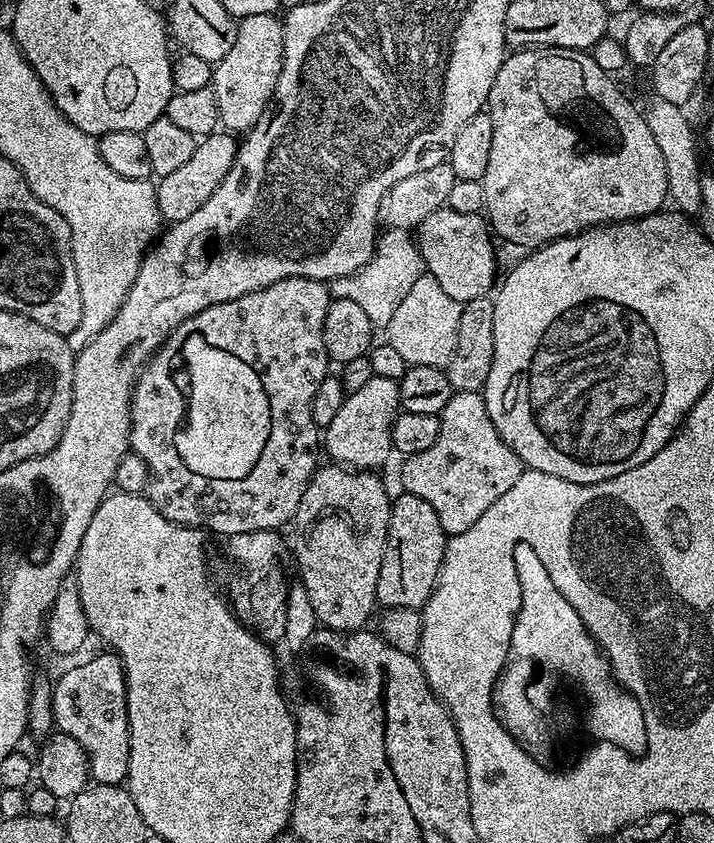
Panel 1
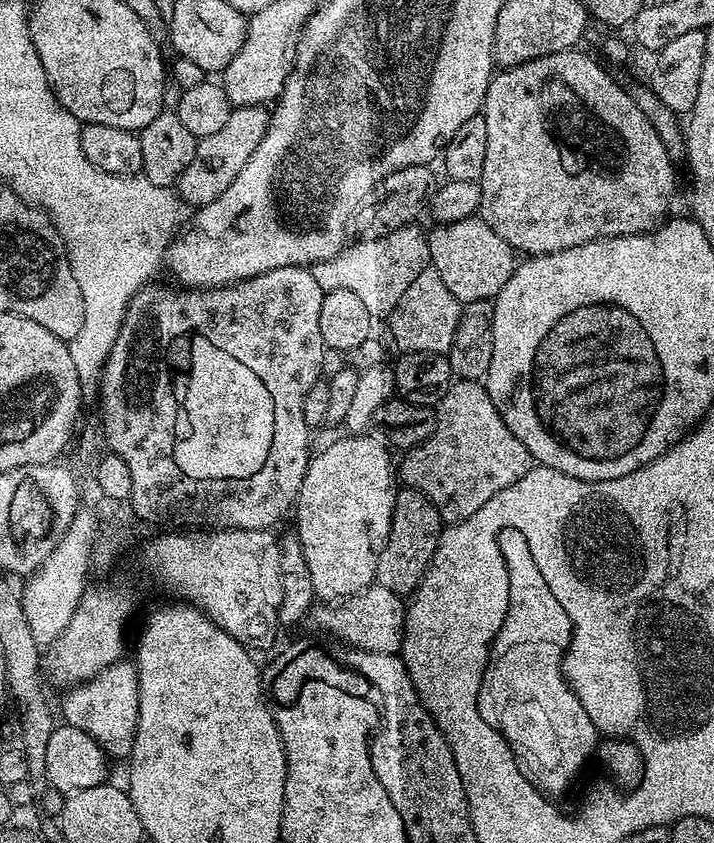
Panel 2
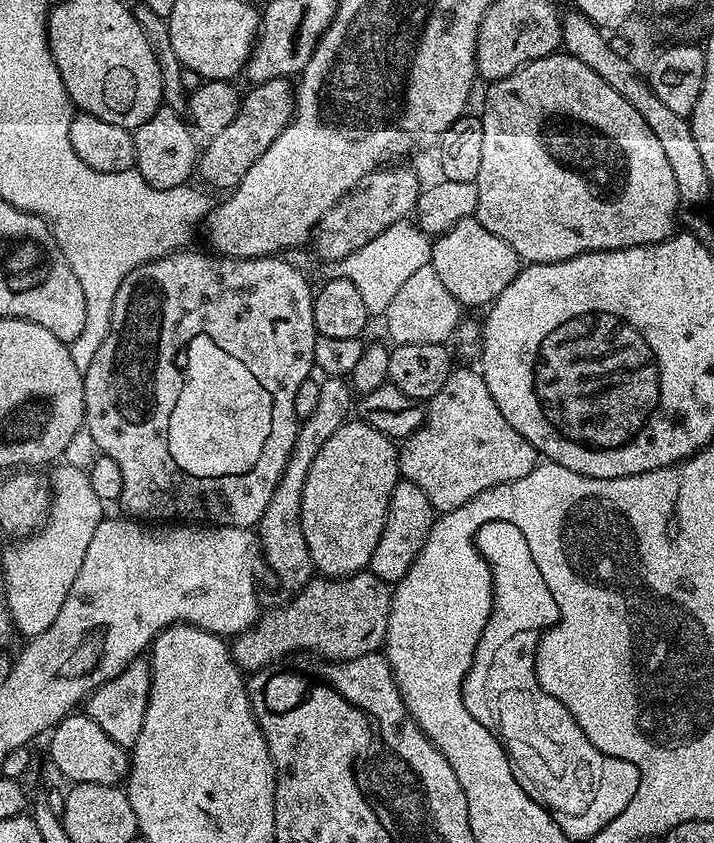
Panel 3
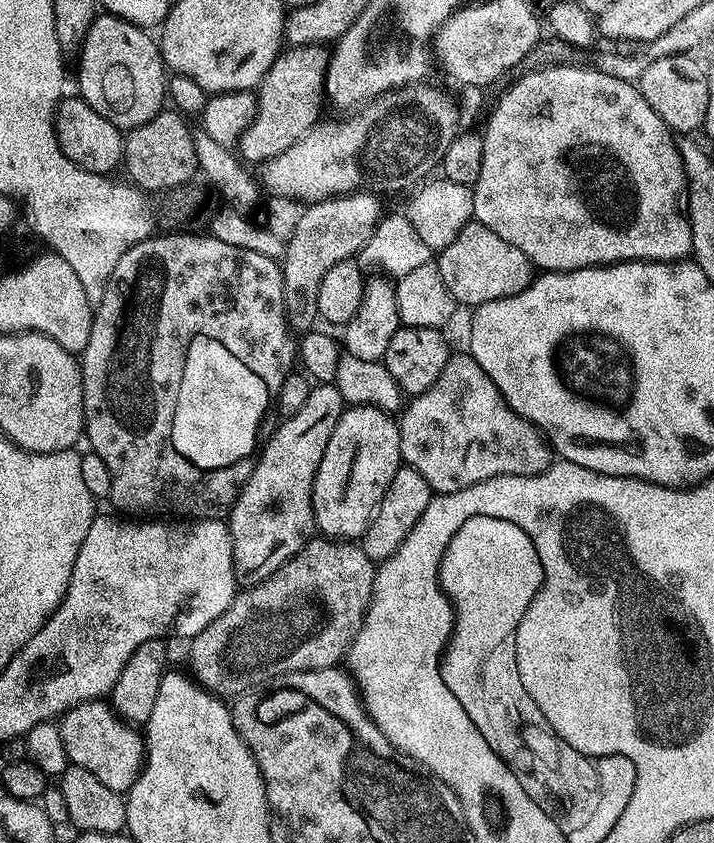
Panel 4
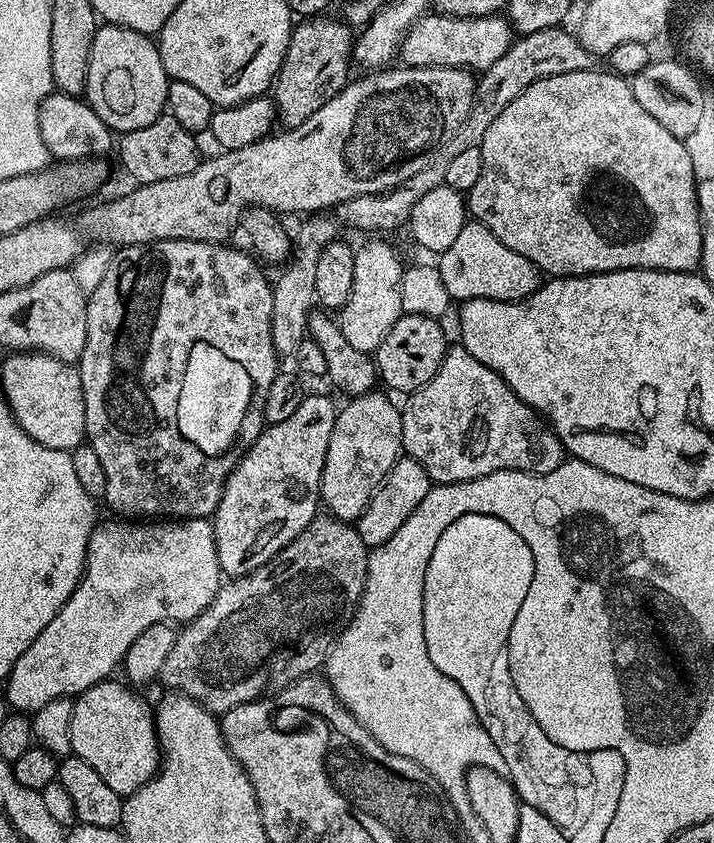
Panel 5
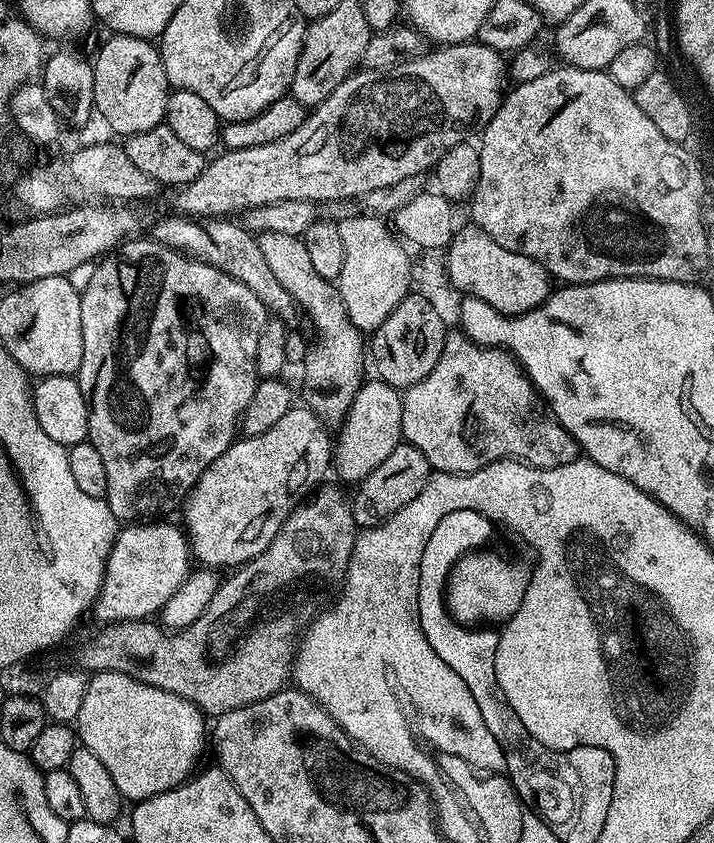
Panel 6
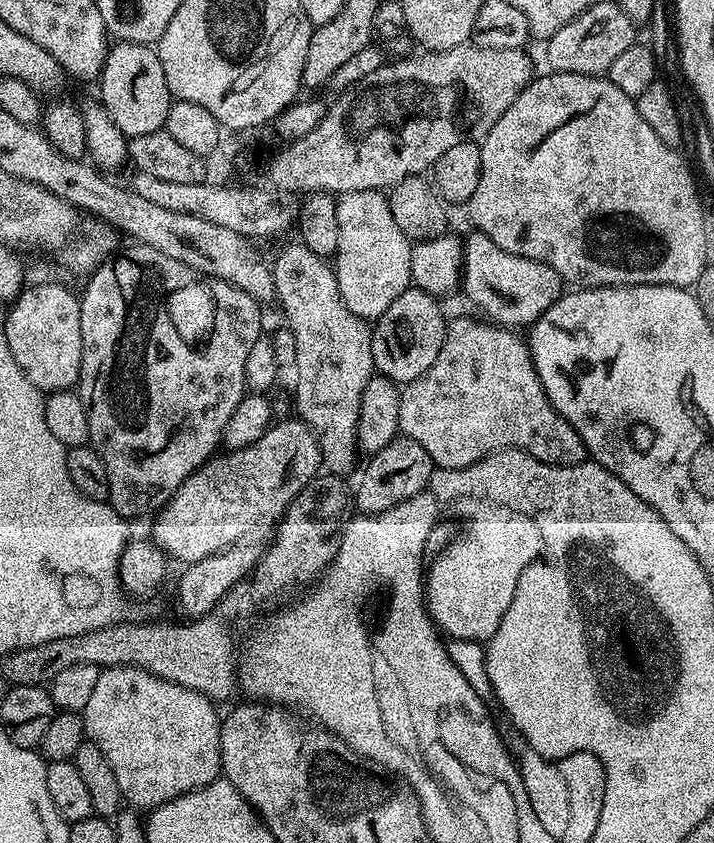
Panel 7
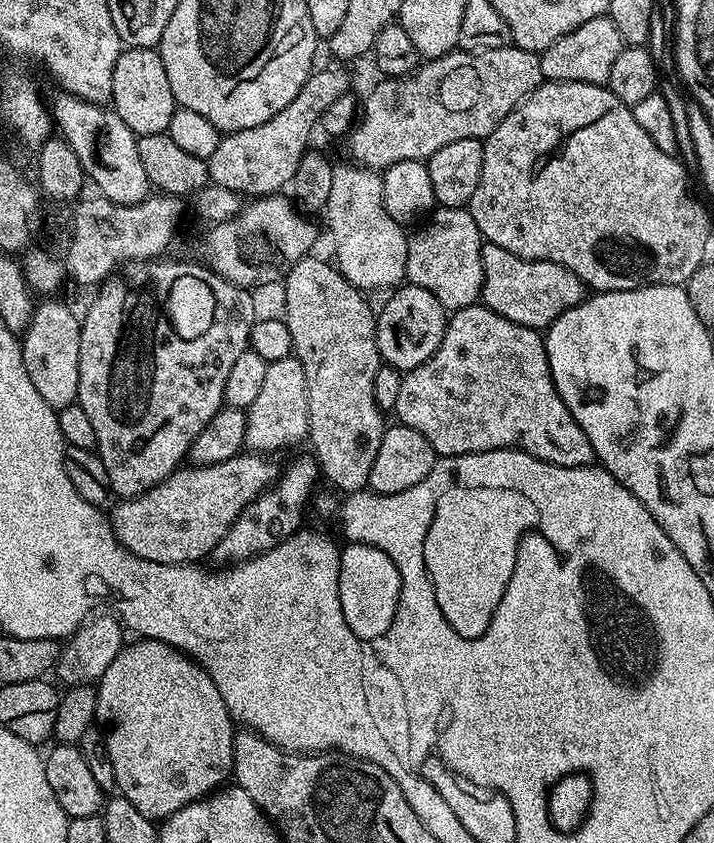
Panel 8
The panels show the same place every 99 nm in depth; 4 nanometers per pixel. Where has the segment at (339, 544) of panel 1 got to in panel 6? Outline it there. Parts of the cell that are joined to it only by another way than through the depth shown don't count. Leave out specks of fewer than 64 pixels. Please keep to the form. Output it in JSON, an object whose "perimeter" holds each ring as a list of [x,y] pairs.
{"perimeter":[[[379,378],[369,379],[361,384],[350,410],[338,425],[338,431],[340,433],[335,433],[334,436],[334,472],[337,472],[349,486],[355,486],[361,480],[365,480],[402,443],[401,389],[392,388],[385,380]]]}

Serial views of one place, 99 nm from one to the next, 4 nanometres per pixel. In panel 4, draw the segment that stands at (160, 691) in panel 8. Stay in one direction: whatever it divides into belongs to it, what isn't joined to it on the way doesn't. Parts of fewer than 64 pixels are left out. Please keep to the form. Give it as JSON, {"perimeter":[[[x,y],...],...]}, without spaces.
{"perimeter":[[[103,699],[87,700],[64,713],[58,727],[62,746],[66,746],[69,765],[90,770],[102,786],[126,794],[134,786],[144,767],[144,736],[133,725],[116,715],[111,703]]]}

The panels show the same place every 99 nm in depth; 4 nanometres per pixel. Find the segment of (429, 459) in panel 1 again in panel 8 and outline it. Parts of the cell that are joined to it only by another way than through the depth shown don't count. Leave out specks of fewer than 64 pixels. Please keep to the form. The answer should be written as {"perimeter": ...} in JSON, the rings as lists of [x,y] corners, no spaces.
{"perimeter":[[[482,302],[471,304],[451,313],[438,350],[434,350],[434,354],[422,366],[403,373],[403,378],[402,390],[398,393],[398,402],[394,409],[395,419],[399,423],[410,426],[410,430],[418,430],[418,434],[422,434],[422,438],[426,438],[430,442],[430,446],[436,451],[437,457],[461,456],[471,452],[489,452],[499,448],[517,448],[518,451],[530,454],[542,462],[563,468],[587,468],[593,463],[594,457],[590,438],[586,438],[582,426],[578,426],[578,422],[574,422],[574,414],[570,414],[566,402],[562,402],[562,398],[552,381],[543,335],[535,328],[527,328],[518,322],[510,322],[510,318],[502,318],[502,314],[494,314],[494,310],[490,310]]]}

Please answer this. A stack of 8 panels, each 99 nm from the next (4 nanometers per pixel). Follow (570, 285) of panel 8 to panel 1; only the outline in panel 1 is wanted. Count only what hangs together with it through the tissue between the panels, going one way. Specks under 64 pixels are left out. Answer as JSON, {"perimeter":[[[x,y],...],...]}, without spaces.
{"perimeter":[[[449,206],[430,214],[418,229],[418,243],[426,272],[436,278],[438,285],[461,306],[470,299],[488,296],[497,283],[496,248],[492,240],[493,233],[483,215],[456,213]]]}

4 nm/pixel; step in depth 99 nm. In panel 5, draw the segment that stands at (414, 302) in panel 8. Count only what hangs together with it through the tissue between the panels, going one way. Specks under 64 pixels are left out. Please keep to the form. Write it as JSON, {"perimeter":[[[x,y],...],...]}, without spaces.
{"perimeter":[[[418,313],[401,314],[398,322],[394,322],[390,334],[386,334],[386,338],[382,338],[382,342],[376,347],[374,361],[379,379],[383,382],[385,380],[393,388],[393,393],[417,392],[422,386],[426,386],[426,382],[430,382],[430,378],[434,378],[449,347],[437,317],[420,316]]]}

